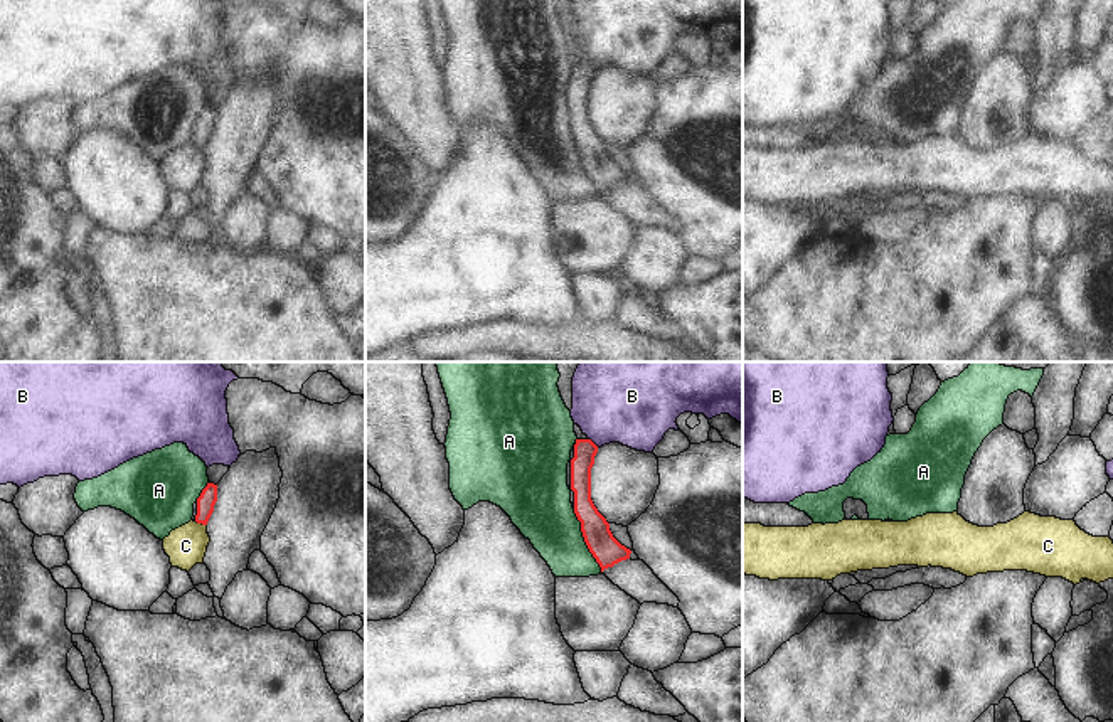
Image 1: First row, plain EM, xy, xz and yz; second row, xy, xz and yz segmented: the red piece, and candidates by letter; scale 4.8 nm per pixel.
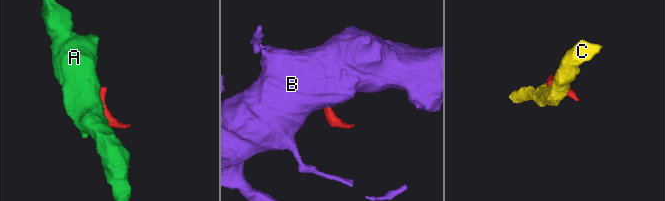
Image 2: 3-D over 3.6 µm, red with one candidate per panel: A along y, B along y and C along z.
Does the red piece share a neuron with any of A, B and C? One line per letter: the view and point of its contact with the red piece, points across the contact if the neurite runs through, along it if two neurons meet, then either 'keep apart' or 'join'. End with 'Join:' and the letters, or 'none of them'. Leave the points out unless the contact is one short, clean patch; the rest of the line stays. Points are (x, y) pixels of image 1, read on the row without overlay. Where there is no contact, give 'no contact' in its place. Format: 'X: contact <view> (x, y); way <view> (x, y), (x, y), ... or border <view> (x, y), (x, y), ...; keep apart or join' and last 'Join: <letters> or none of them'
A: contact xz (585, 164); border xz (573, 132), (583, 164), (601, 194); keep apart
B: contact xz (591, 64); border xz (588, 61), (598, 69); keep apart
C: contact xy (201, 145); keep apart
Join: none of them

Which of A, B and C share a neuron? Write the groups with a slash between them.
A / B / C

